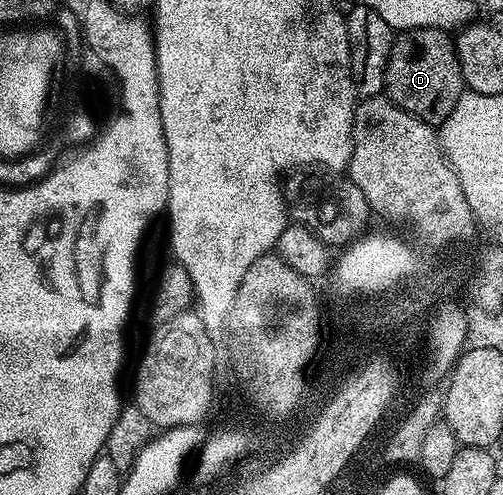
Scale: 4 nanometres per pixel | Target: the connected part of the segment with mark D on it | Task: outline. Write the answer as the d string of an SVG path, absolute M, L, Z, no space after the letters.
M437 27L402 30L389 51L383 84L391 102L409 115L430 125L445 120L465 89L452 34Z

